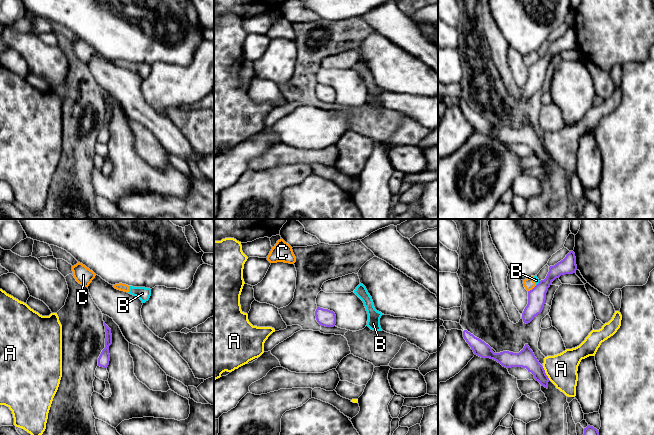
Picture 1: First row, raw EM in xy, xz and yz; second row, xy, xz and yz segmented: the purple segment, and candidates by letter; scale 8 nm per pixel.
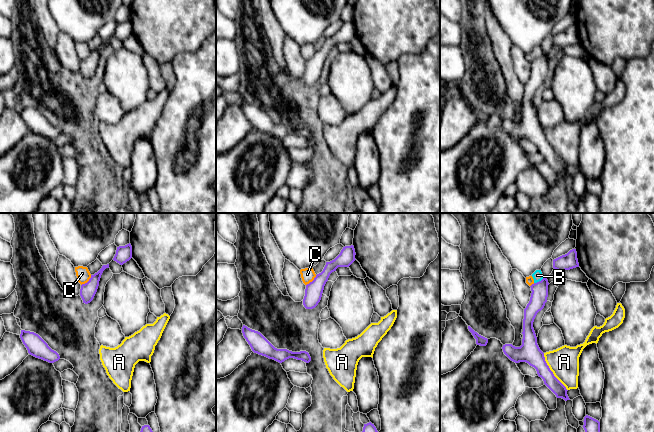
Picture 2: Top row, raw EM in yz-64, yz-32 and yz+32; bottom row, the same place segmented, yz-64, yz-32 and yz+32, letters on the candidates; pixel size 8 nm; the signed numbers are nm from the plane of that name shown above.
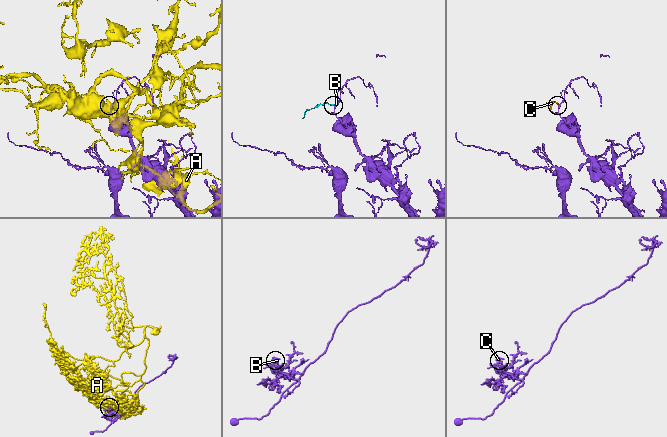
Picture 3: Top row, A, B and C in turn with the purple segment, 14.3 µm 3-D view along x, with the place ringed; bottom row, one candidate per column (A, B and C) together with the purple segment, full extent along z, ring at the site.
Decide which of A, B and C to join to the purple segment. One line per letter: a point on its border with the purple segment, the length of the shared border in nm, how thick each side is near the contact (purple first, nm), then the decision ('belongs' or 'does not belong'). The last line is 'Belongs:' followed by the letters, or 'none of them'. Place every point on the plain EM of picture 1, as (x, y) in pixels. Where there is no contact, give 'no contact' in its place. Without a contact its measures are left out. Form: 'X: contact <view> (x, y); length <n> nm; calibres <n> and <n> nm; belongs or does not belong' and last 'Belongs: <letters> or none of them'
A: contact yz (545, 149); length 140 nm; calibres 150 and 260 nm; does not belong
B: contact yz (538, 59); length 50 nm; calibres 140 and 50 nm; does not belong
C: contact yz (533, 64); length 90 nm; calibres 140 and 90 nm; does not belong
Belongs: none of them

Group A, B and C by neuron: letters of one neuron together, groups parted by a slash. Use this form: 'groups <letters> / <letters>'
groups A / B C

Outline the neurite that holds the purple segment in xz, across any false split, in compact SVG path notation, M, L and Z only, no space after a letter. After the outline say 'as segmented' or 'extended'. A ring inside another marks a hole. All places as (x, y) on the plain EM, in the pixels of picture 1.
M317 83L315 87L317 98L321 102L334 103L336 100L336 91L333 87Z | as segmented

